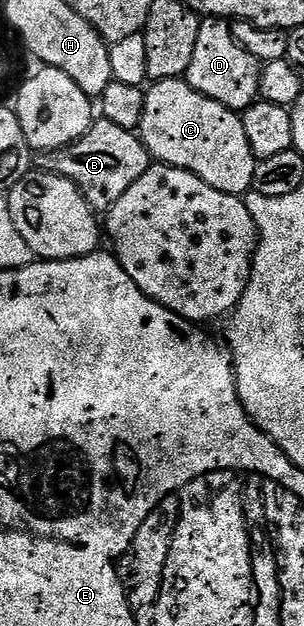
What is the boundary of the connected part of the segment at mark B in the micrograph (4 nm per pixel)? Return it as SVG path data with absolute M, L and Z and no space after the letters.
M102 118L96 119L91 129L84 136L72 142L66 148L46 153L42 157L42 167L48 172L56 172L72 180L81 190L81 194L95 209L96 213L106 213L145 174L153 161L142 140L135 132L125 130L121 126L113 126L113 122Z

